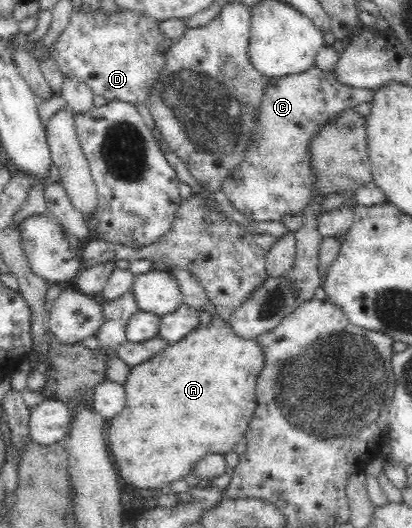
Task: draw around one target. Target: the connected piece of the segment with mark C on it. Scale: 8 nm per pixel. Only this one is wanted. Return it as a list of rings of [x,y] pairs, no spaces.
[[[317,66],[310,67],[303,73],[267,81],[254,119],[256,129],[252,131],[248,139],[240,164],[224,177],[220,187],[231,202],[231,207],[243,213],[245,217],[249,217],[253,222],[281,222],[286,215],[301,214],[307,207],[313,187],[315,187],[315,174],[309,164],[311,139],[319,133],[323,125],[327,125],[327,121],[337,119],[345,109],[369,102],[371,98],[372,90],[343,84],[337,80],[335,72],[323,71]]]

